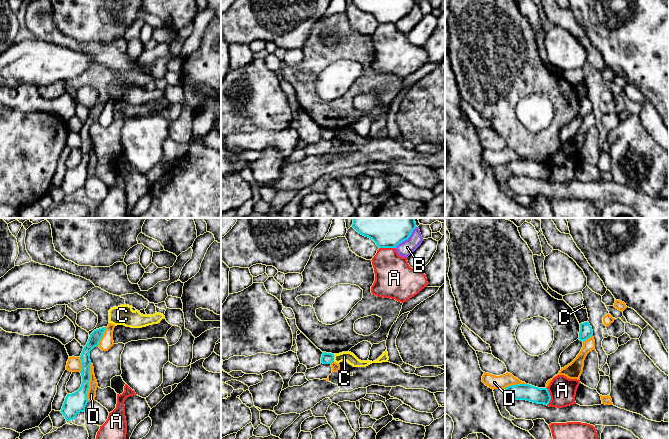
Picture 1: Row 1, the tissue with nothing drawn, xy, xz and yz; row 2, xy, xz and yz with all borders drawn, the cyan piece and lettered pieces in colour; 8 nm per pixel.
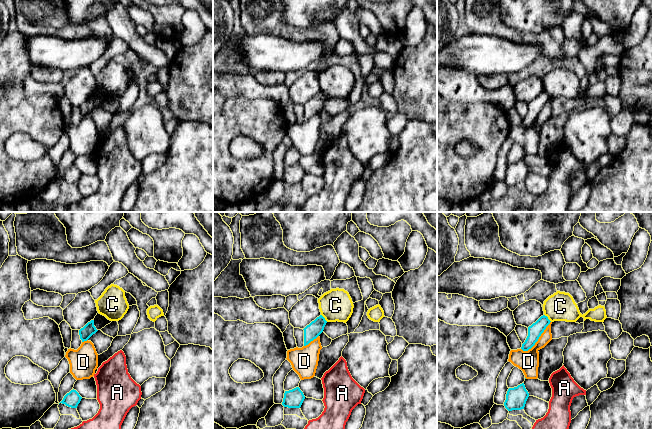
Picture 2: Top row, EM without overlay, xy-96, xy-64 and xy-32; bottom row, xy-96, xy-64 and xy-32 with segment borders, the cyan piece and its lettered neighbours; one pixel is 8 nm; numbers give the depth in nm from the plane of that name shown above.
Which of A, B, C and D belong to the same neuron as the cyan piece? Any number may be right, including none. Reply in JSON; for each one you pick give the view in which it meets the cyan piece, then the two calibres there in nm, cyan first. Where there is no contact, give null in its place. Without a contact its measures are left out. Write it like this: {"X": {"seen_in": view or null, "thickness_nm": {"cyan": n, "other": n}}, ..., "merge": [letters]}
{"merge": []}

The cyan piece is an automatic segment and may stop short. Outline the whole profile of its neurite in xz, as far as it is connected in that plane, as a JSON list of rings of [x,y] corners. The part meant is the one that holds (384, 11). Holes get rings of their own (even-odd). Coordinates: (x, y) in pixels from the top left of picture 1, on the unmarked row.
[[[352,0],[361,11],[372,15],[379,24],[396,24],[407,16],[416,0]]]

